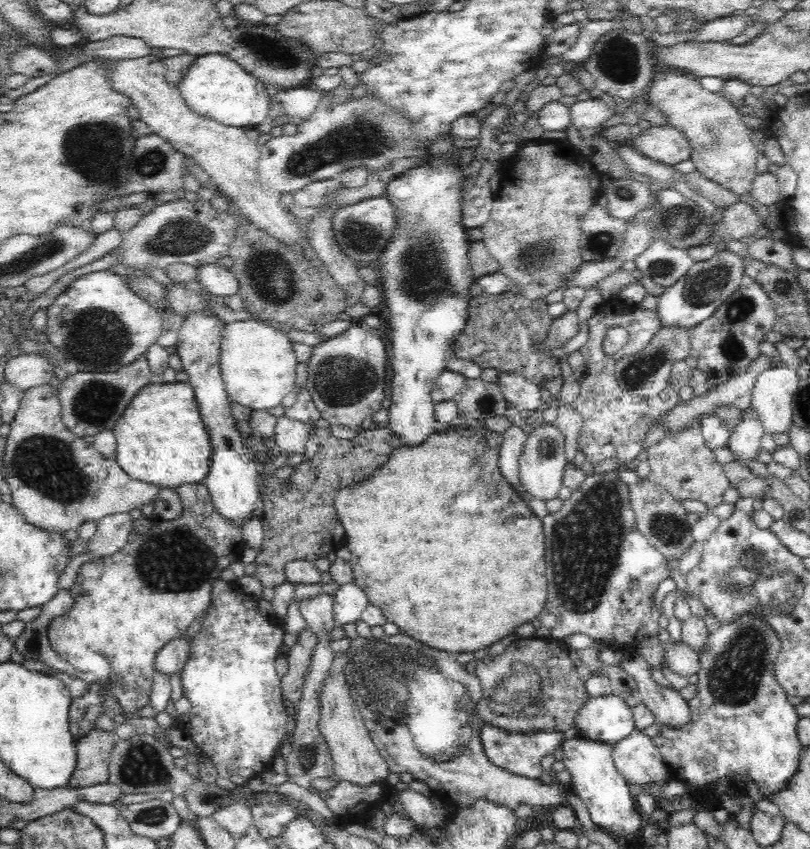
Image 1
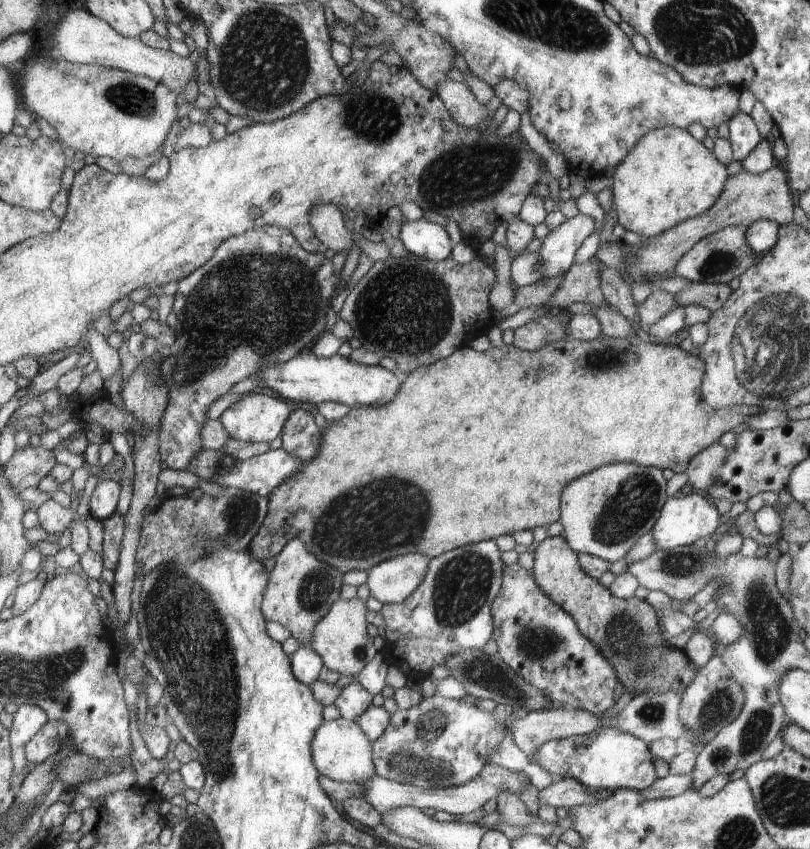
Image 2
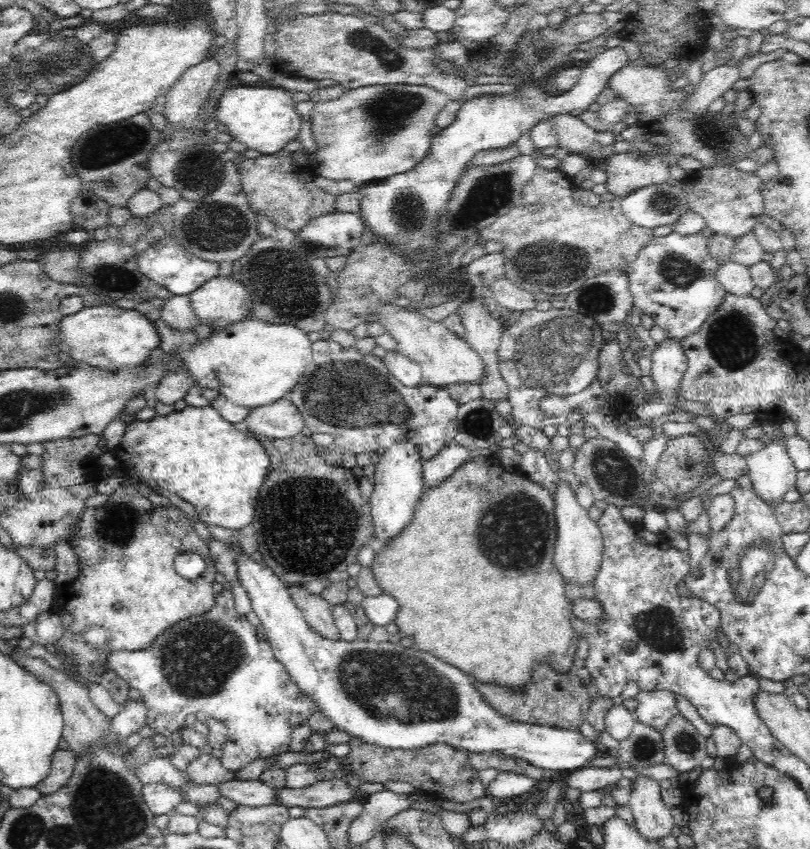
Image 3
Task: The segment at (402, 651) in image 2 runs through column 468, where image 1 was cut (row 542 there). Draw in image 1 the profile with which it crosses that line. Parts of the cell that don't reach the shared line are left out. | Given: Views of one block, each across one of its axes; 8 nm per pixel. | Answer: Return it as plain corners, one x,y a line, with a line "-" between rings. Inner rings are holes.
614,471
587,476
574,494
564,501
558,512
543,518
545,534
545,575
548,596
544,611
556,616
556,625
551,628
551,640
559,640
569,634
588,634
600,638
612,649
636,650
648,636
658,634
658,618
662,613
660,604
650,606
650,594
670,574
666,558
638,530
635,512
631,505
630,490

